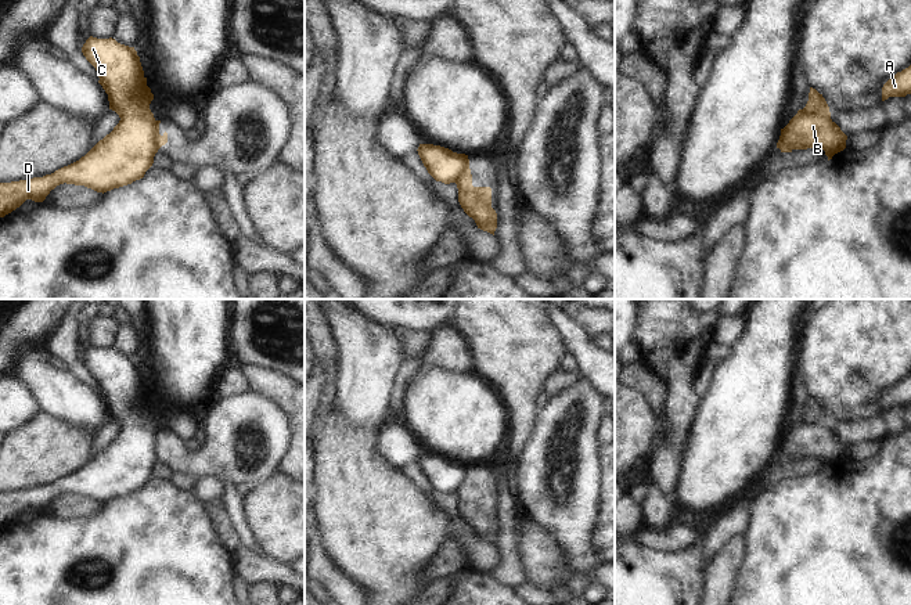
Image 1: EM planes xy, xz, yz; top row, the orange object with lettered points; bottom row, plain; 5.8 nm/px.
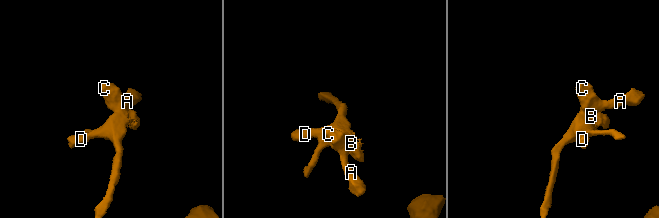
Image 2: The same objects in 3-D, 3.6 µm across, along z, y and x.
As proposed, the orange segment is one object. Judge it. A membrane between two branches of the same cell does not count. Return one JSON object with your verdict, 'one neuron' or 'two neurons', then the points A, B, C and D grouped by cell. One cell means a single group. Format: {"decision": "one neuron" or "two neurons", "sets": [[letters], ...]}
{"decision": "two neurons", "sets": [["A", "C", "D"], ["B"]]}

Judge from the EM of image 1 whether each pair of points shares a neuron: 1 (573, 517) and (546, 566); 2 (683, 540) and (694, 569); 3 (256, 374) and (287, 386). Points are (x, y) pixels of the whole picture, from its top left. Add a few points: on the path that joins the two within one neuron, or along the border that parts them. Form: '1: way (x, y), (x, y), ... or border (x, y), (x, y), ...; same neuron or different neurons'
1: border (533, 524), (554, 540), (572, 573); different neurons
2: border (695, 533), (687, 547), (674, 550), (652, 548); different neurons
3: way (263, 381), (280, 386); same neuron

